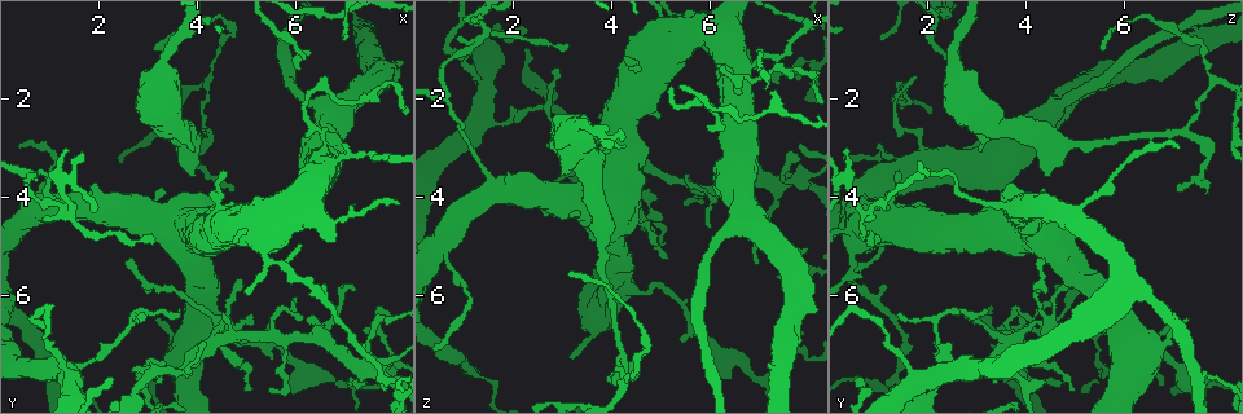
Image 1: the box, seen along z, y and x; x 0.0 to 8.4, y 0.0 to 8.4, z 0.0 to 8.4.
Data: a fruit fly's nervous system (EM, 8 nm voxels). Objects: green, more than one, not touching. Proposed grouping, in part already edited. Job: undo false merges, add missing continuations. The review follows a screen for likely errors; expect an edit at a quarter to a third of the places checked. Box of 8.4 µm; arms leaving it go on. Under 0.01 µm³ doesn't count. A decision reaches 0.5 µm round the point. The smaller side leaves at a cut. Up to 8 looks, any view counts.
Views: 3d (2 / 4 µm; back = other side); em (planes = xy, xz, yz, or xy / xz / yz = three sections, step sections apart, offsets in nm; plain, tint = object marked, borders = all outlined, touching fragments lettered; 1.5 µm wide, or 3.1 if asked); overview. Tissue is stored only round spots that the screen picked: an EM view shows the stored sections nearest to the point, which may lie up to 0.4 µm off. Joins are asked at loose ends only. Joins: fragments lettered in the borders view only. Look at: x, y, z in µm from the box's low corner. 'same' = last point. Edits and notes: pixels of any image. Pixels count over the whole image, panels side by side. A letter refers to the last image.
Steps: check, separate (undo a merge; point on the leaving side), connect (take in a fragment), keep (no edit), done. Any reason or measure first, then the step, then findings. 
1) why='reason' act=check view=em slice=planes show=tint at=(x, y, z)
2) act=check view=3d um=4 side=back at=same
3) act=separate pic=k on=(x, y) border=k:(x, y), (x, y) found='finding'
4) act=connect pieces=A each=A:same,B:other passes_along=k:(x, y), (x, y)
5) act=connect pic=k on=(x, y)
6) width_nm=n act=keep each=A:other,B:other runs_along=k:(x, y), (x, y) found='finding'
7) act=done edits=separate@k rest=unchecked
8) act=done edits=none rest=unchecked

why='an open end' act=check view=em slice=planes show=plain at=(7.00, 5.80, 5.40)

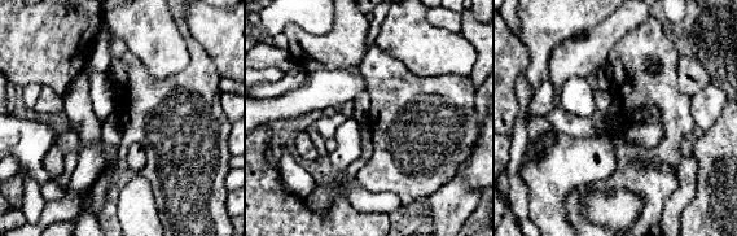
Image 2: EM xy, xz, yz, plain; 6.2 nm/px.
act=check view=em slice=planes show=borders at=same

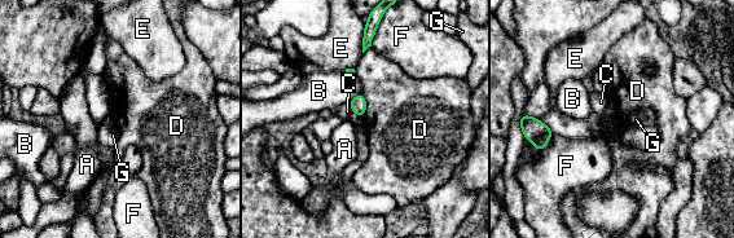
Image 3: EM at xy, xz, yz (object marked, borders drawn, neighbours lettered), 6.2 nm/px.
act=keep each=A:other,B:other,C:other,D:other,E:other,F:other,G:other border=3:(527, 114), (543, 120), (556, 133) found='no lettered fragment goes on from it'

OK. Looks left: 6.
why='thin end' act=check view=em slice=planes show=borders at=(4.75, 3.90, 7.10)

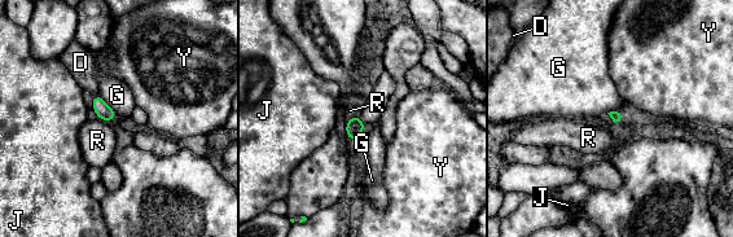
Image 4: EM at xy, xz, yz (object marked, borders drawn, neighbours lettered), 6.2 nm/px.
act=keep each=D:other,G:other,J:other,R:other,Y:other border=4:(97, 117), (112, 122) found='none of them fits'

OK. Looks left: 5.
why='an open end' act=check view=em slice=planes show=borders at=(6.10, 5.00, 1.05)

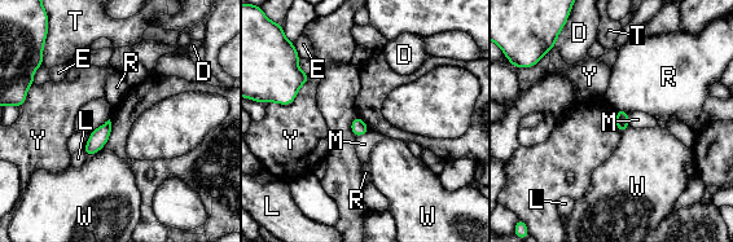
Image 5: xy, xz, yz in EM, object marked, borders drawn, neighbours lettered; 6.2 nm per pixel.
act=keep each=D:other,E:other,L:other,M:other,R:other,T:other,W:other,Y:other border=5:(615, 109), (628, 111) found='no lettered fragment goes on from it'

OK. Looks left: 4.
why='tapers out' act=check view=em slice=xy step=8 show=tint at=(3.10, 0.95, 5.65)

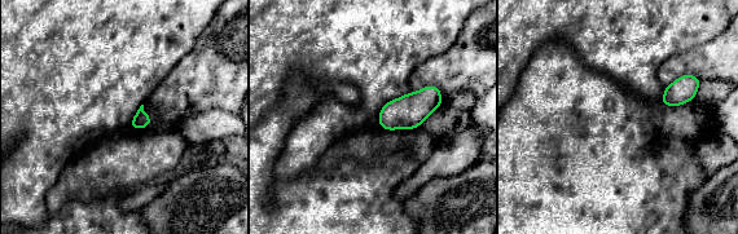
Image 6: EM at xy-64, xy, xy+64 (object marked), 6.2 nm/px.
why='what lies round it' act=check view=em slice=xy step=8 show=borders at=same

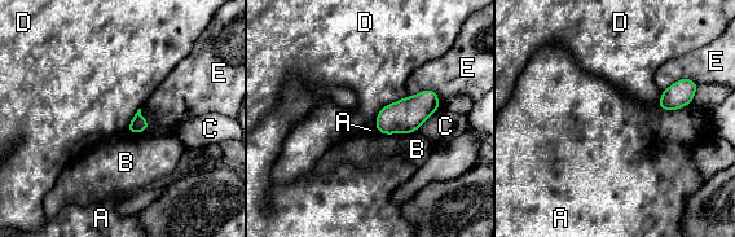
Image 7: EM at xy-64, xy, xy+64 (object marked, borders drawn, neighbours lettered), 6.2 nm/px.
act=keep each=A:other,B:other,C:other,D:other,E:other border=7:(374, 121), (384, 134), (419, 126) found='none of them fits'

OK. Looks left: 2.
act=done edits=none rest=unchecked

